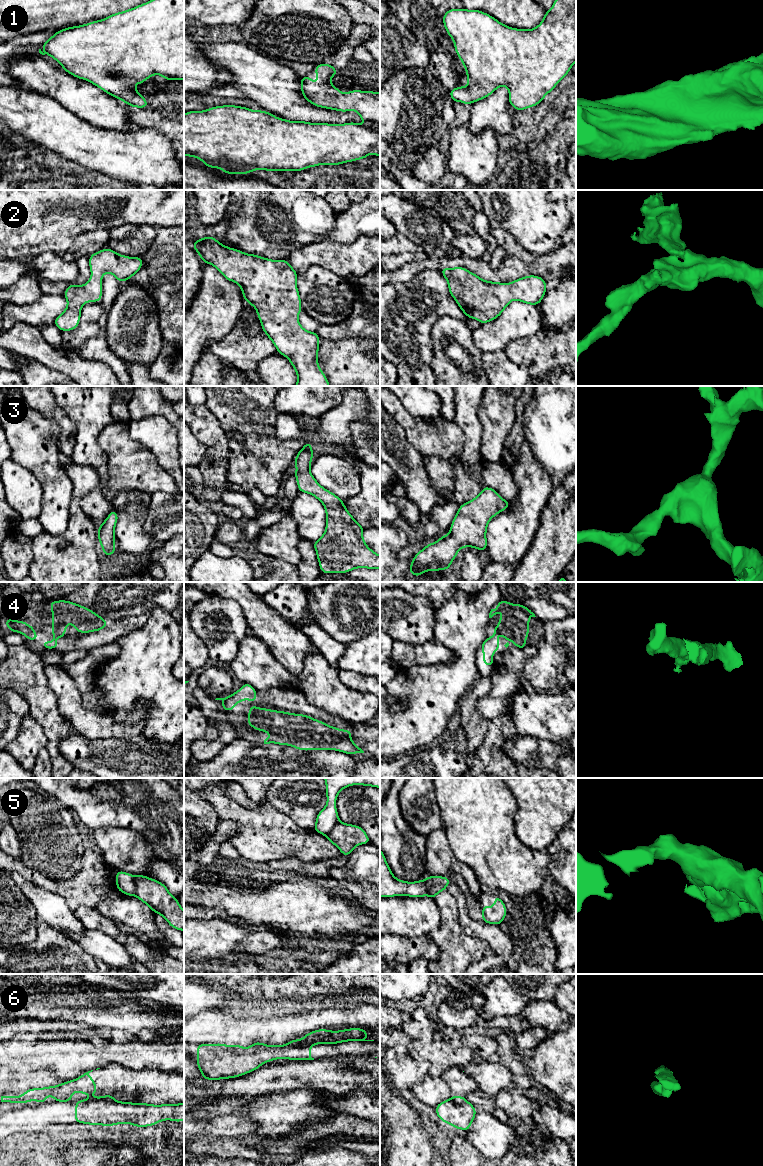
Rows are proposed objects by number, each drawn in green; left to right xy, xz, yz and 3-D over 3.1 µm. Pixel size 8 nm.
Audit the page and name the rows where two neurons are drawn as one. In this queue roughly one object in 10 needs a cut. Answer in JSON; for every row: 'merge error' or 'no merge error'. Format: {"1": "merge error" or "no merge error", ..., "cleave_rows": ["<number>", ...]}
{"1": "no merge error", "2": "no merge error", "3": "no merge error", "4": "no merge error", "5": "merge error", "6": "merge error", "cleave_rows": ["5", "6"]}

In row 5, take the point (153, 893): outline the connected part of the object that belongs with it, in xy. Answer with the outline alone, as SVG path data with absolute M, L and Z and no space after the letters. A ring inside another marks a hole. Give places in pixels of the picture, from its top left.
M135 876L135 896L160 914L172 928L184 931L184 911L177 897L170 894L168 888L161 882L146 877Z

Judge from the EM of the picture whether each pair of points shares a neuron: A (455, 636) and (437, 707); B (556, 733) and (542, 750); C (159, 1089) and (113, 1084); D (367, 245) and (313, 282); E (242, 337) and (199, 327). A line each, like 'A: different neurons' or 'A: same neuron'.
A: same neuron
B: different neurons
C: same neuron
D: different neurons
E: different neurons

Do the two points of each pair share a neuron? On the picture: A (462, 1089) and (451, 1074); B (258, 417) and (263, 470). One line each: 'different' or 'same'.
A: same
B: same

